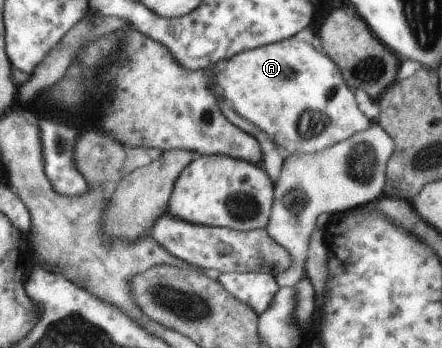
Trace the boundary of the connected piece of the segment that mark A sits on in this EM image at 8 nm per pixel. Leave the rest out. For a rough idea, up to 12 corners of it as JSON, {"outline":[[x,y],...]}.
{"outline":[[290,38],[216,82],[285,154],[368,128],[334,62]]}

